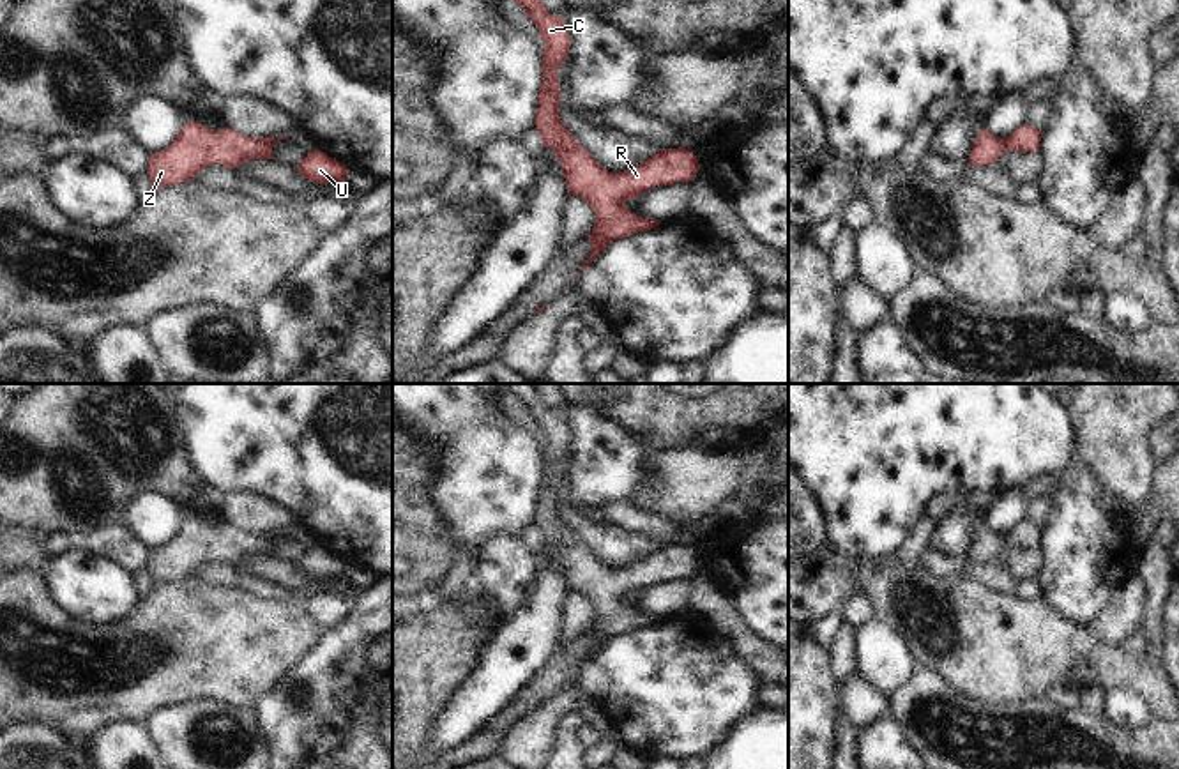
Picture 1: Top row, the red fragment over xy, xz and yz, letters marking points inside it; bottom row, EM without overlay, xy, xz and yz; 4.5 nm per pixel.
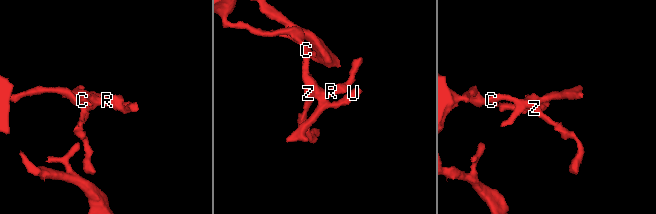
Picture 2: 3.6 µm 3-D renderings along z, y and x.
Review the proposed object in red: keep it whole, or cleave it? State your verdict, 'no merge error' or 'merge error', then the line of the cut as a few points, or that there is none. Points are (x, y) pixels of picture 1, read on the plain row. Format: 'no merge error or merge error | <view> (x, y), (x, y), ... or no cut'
no merge error | no cut

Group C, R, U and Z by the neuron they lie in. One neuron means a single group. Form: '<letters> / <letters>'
C R U Z

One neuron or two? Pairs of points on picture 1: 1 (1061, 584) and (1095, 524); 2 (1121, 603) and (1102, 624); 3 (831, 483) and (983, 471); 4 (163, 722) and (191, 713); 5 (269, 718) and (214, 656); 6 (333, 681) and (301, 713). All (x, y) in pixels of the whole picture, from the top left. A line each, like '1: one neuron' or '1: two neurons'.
1: one neuron
2: one neuron
3: one neuron
4: one neuron
5: two neurons
6: one neuron

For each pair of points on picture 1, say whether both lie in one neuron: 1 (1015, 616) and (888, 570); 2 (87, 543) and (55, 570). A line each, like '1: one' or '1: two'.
1: one
2: two

